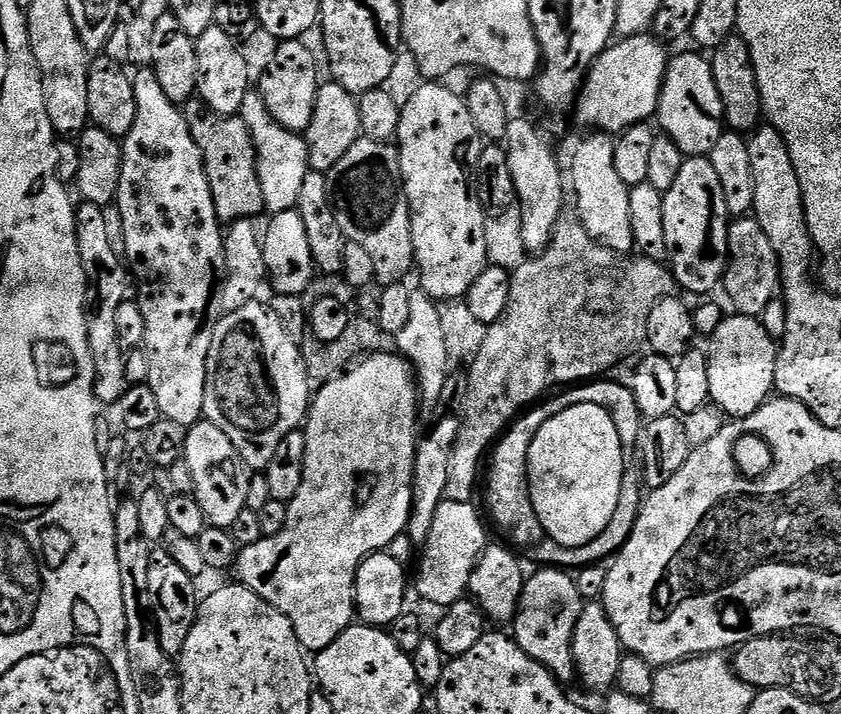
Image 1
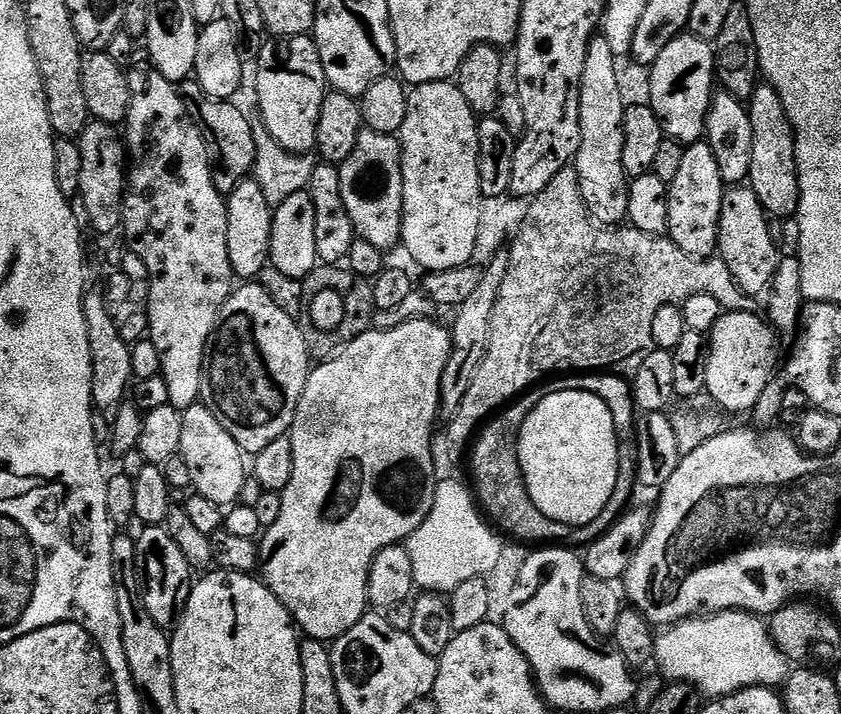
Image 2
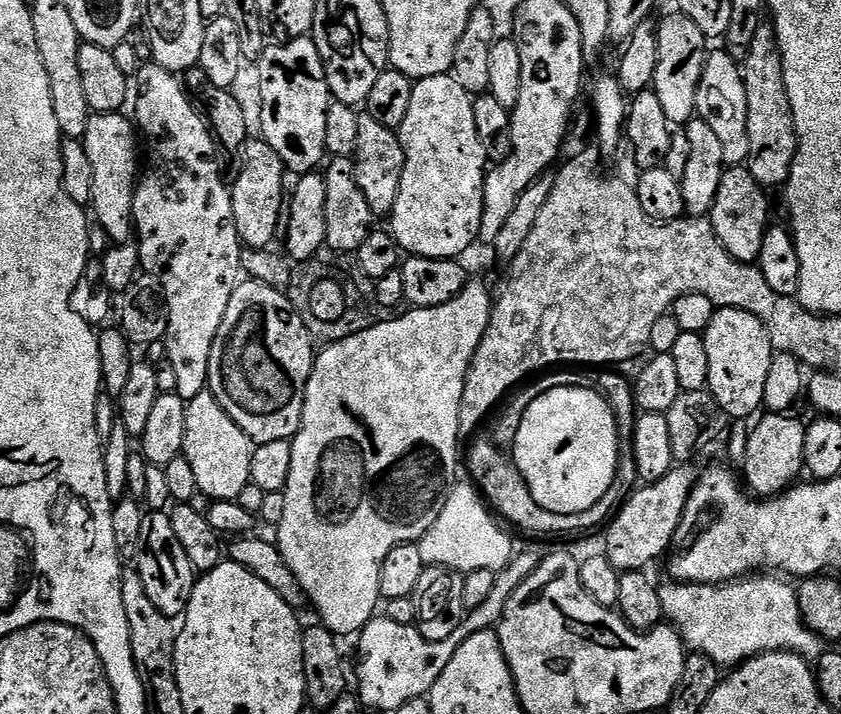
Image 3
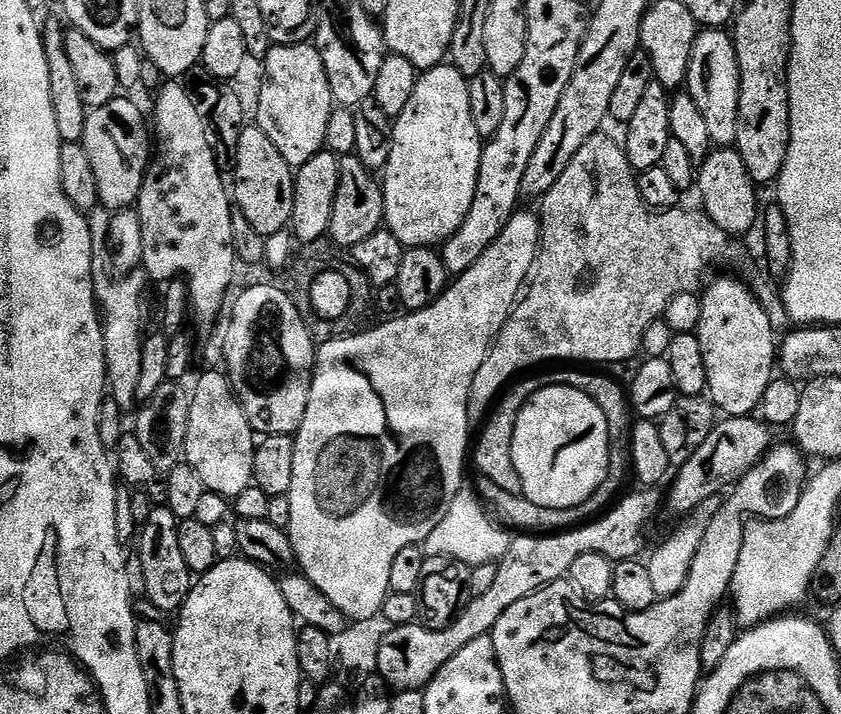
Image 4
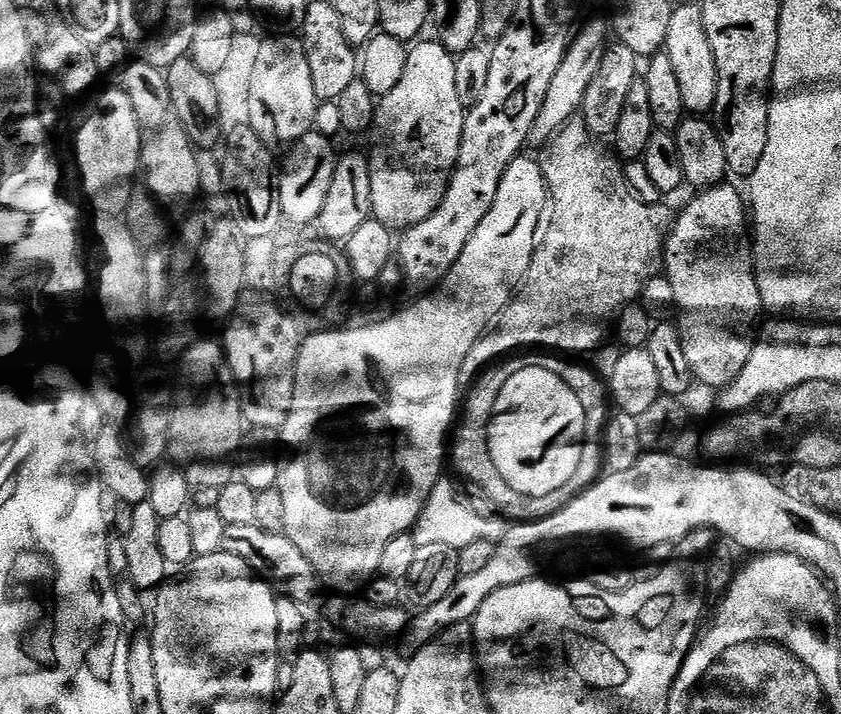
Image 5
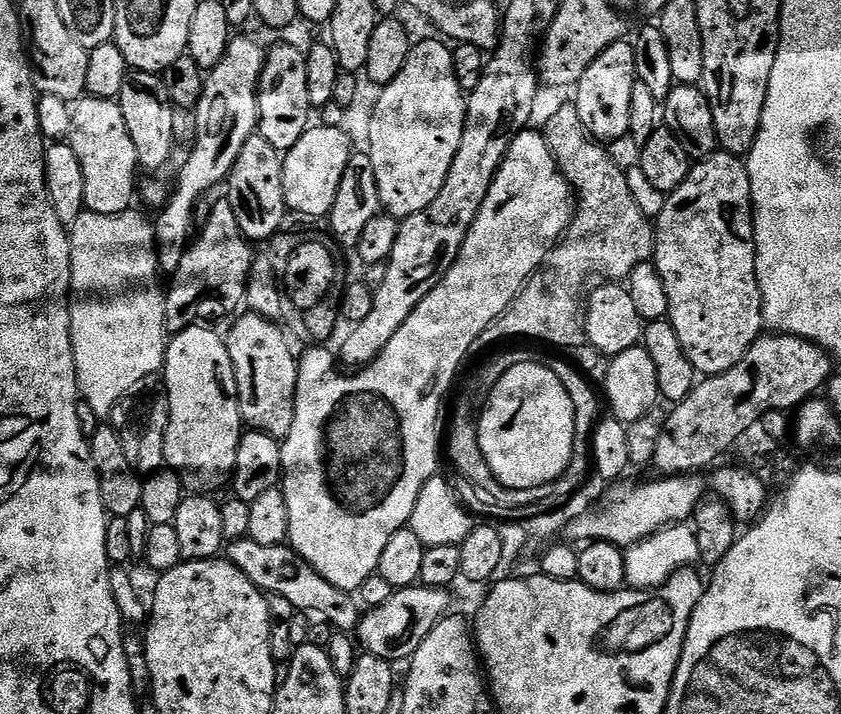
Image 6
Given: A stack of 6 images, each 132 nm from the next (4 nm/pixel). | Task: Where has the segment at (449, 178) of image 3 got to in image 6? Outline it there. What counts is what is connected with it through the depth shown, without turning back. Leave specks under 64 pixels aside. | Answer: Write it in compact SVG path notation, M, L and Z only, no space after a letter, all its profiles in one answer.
M435 39L424 40L421 44L420 41L413 43L412 53L406 58L406 66L402 66L398 78L394 78L394 82L385 84L379 89L380 97L377 98L376 105L372 108L372 121L368 124L368 145L366 145L366 151L370 162L374 162L374 178L378 178L380 206L387 215L397 218L425 212L430 206L430 202L434 202L434 198L438 198L438 190L442 190L442 186L446 182L446 174L450 174L450 162L454 162L454 154L458 154L458 146L462 142L466 94L458 86L458 78L454 74L454 62L452 61L453 49L443 39Z

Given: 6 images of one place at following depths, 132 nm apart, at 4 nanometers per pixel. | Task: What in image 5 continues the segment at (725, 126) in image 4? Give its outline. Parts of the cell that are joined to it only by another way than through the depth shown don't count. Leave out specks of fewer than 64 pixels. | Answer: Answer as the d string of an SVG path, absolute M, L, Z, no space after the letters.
M699 3L673 7L670 28L666 30L664 48L670 62L674 65L674 74L678 77L678 90L682 90L682 102L685 113L708 114L716 107L718 94L718 70L710 42L706 38L704 18Z

